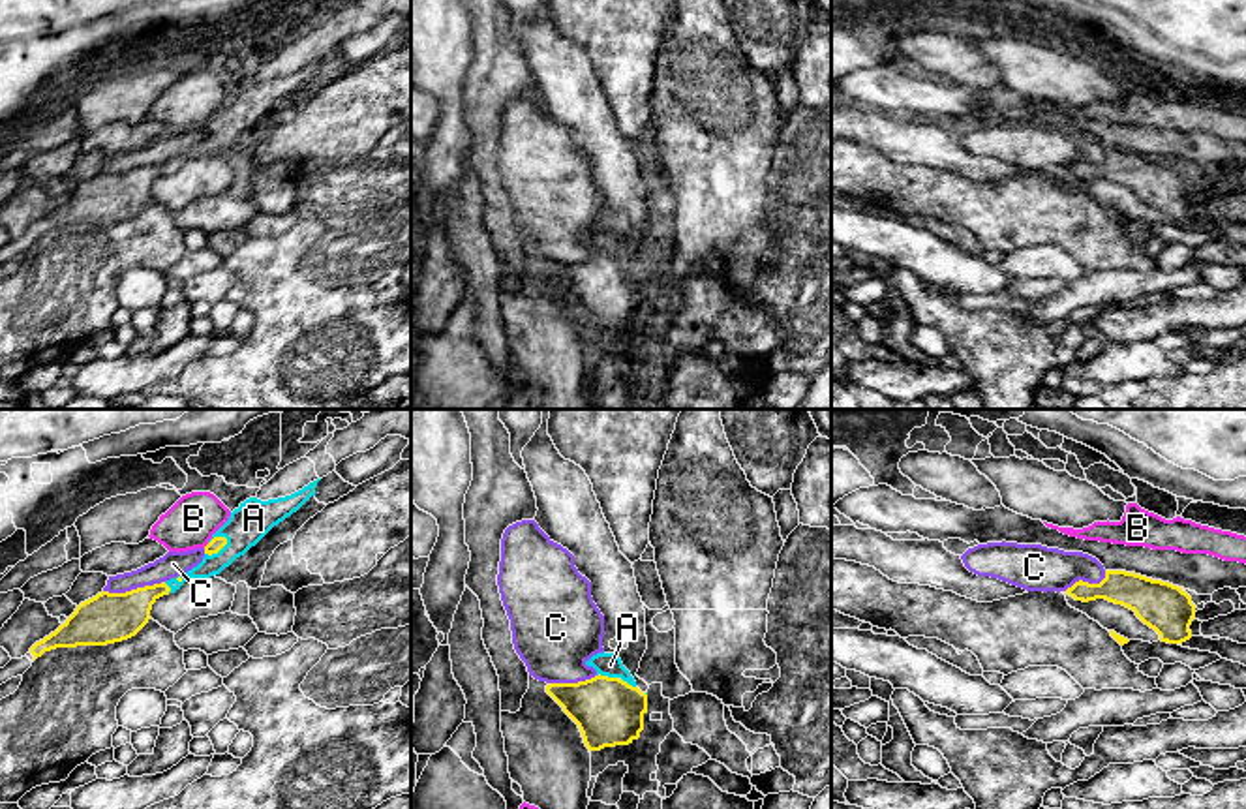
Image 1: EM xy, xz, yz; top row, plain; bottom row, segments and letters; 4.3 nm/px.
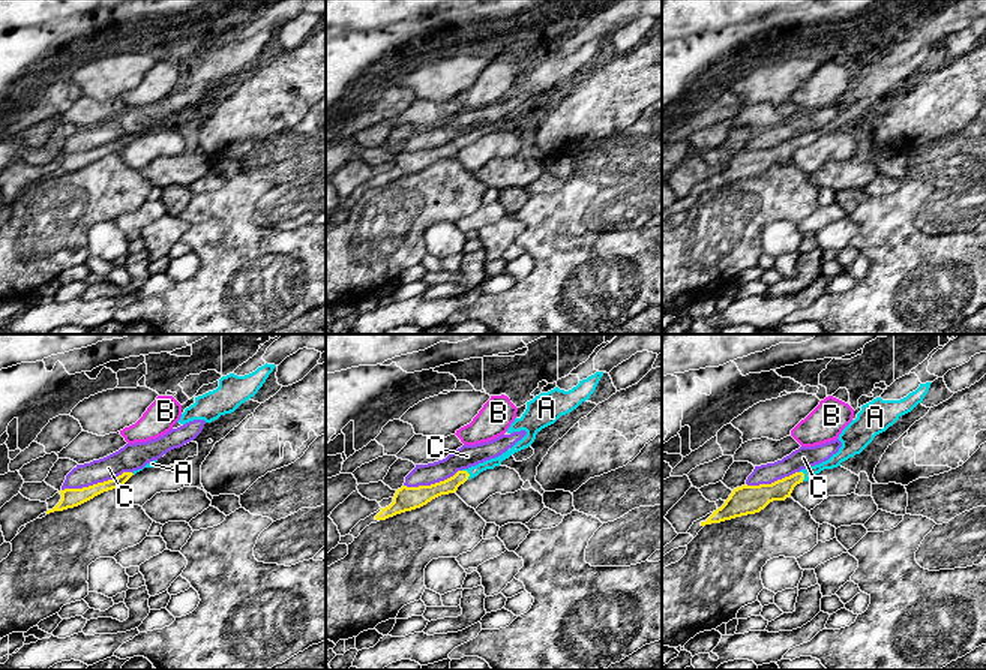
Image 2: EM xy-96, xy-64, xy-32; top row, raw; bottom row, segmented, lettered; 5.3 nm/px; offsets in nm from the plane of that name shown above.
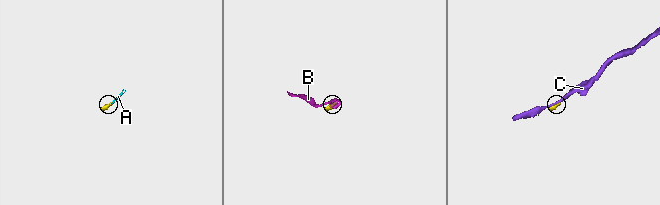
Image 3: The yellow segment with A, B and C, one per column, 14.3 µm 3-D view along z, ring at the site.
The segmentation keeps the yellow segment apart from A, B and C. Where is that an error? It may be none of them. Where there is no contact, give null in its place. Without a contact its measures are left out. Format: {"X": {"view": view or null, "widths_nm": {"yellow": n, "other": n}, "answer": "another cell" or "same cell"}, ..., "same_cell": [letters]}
{"A": {"view": "xy", "widths_nm": {"yellow": 60, "other": 170}, "answer": "same cell"}, "B": {"view": "xy", "widths_nm": {"yellow": 60, "other": 220}, "answer": "another cell"}, "C": {"view": "xy", "widths_nm": {"yellow": 220, "other": 110}, "answer": "another cell"}, "same_cell": ["A"]}

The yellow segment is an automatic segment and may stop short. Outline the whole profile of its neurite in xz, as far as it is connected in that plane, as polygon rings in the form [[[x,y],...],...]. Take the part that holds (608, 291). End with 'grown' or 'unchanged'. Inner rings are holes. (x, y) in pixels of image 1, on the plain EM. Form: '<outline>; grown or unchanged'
[[[597,233],[585,244],[597,250],[595,257],[578,263],[550,263],[546,272],[578,304],[589,330],[632,323],[644,310],[647,272],[636,267],[634,257],[614,233]]]; grown

